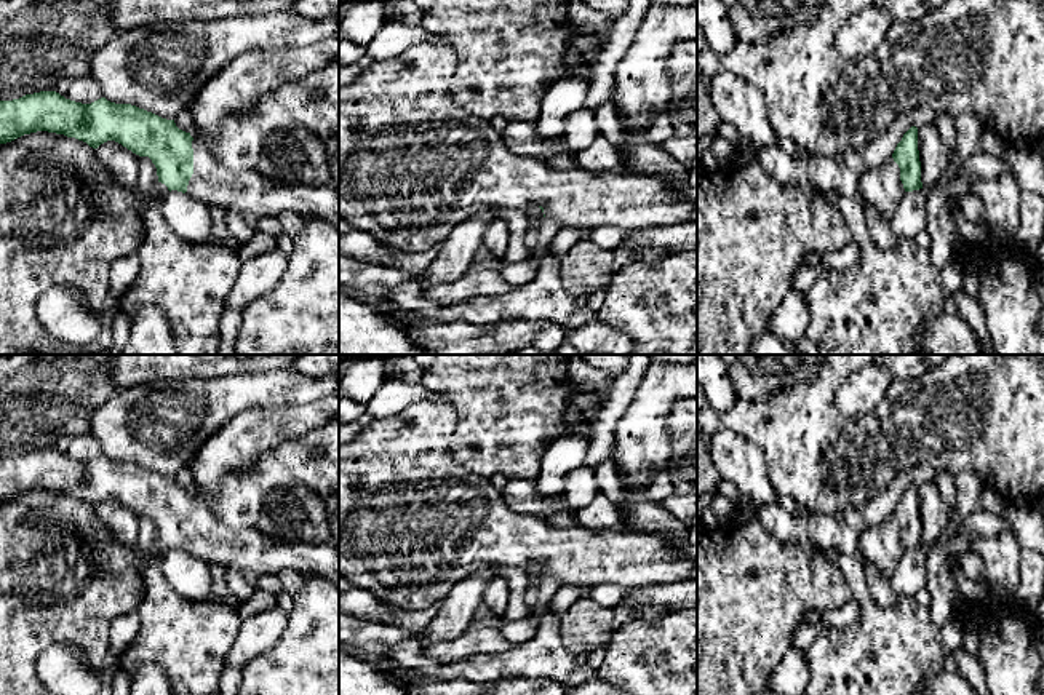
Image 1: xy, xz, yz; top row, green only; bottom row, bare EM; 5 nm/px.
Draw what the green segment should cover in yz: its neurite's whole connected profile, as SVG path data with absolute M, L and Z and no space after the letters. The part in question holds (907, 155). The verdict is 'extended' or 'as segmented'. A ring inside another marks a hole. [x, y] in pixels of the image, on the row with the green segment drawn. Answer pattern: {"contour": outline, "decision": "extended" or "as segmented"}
{"contour": "M911 126L894 153L878 168L867 169L859 179L859 195L873 206L883 220L897 211L907 192L922 189L918 150L918 128Z", "decision": "extended"}

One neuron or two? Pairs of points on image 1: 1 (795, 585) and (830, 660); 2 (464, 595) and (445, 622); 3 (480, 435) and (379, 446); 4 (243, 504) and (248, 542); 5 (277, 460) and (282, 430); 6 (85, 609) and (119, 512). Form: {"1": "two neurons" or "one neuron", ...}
{"1": "two neurons", "2": "one neuron", "3": "two neurons", "4": "two neurons", "5": "two neurons", "6": "two neurons"}

